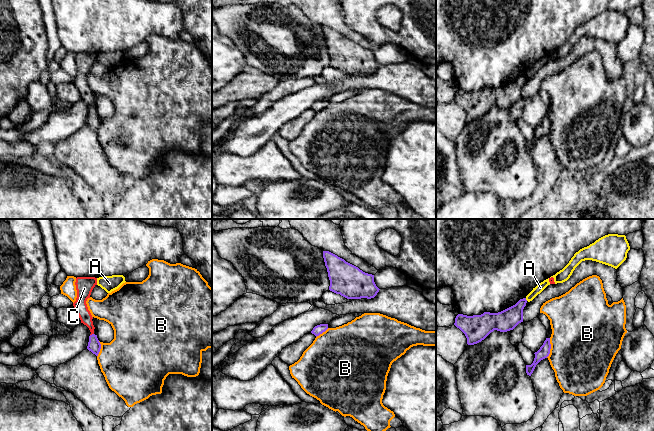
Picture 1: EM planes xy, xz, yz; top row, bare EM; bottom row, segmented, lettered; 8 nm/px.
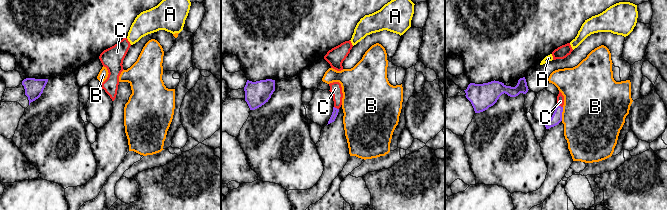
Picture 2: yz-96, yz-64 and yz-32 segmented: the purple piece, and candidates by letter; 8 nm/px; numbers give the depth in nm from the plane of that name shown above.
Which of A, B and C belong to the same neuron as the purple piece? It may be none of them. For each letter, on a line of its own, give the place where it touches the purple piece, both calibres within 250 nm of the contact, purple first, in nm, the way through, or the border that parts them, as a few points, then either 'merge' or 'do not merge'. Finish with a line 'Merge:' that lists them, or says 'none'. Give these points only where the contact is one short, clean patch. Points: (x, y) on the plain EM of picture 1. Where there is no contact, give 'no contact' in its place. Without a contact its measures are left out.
A: meets purple in yz at (525, 75); 170 nm thick on the purple side, 70 nm on the other; border along yz (525, 74), (527, 76); do not merge
B: meets purple in yz at (550, 124); 90 nm thick on the purple side, 500 nm on the other; do not merge
C: meets purple in xy at (92, 110); 100 nm thick on the purple side, 100 nm on the other; runs through xy (94, 122), (92, 110), (91, 102), (80, 82); merge
Merge: C

